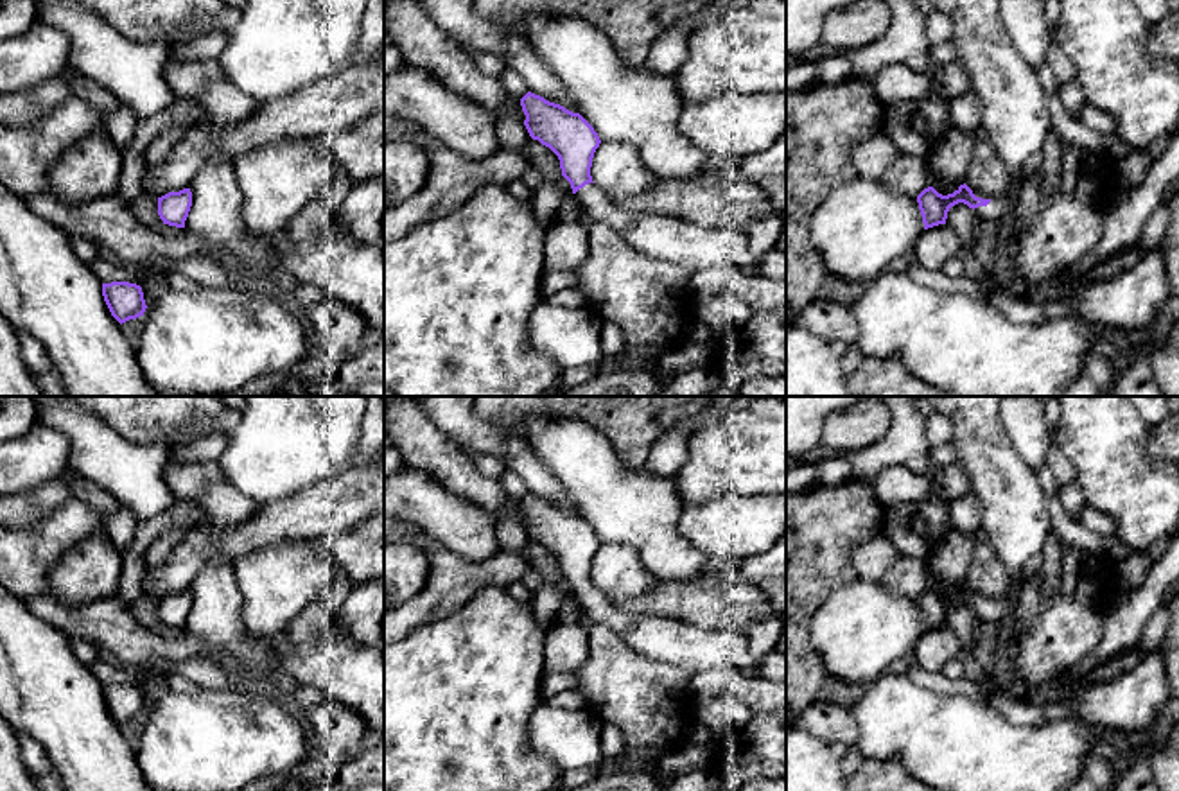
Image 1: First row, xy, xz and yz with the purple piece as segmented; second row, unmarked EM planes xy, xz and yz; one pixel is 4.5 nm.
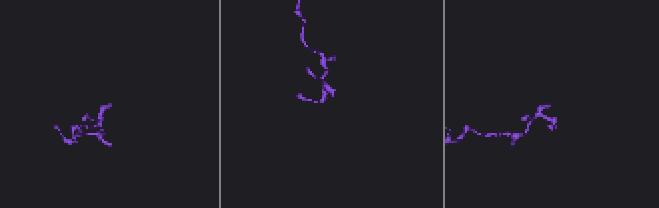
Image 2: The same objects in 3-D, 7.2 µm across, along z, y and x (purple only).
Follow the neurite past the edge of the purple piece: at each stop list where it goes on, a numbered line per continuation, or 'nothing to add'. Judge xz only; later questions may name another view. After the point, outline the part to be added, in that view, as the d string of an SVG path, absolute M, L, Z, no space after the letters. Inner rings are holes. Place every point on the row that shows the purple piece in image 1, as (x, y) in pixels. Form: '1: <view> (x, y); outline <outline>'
1: xz (681, 243); outline M585 185L576 194L594 222L621 233L630 249L653 260L684 265L691 273L714 265L736 265L743 273L759 274L761 260L750 251L747 230L732 222L705 228L680 217L630 212L614 203L603 188Z

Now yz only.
1: yz (998, 207); outline M1005 192L1000 197L991 199L987 206L974 208L974 213L982 221L989 221L989 222L1000 222L1010 212L1012 212L1012 203L1010 203L1009 192Z

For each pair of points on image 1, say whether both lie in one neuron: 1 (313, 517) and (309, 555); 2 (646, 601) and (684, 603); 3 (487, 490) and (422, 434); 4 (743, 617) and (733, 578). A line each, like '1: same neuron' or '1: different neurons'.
1: different neurons
2: same neuron
3: same neuron
4: same neuron

